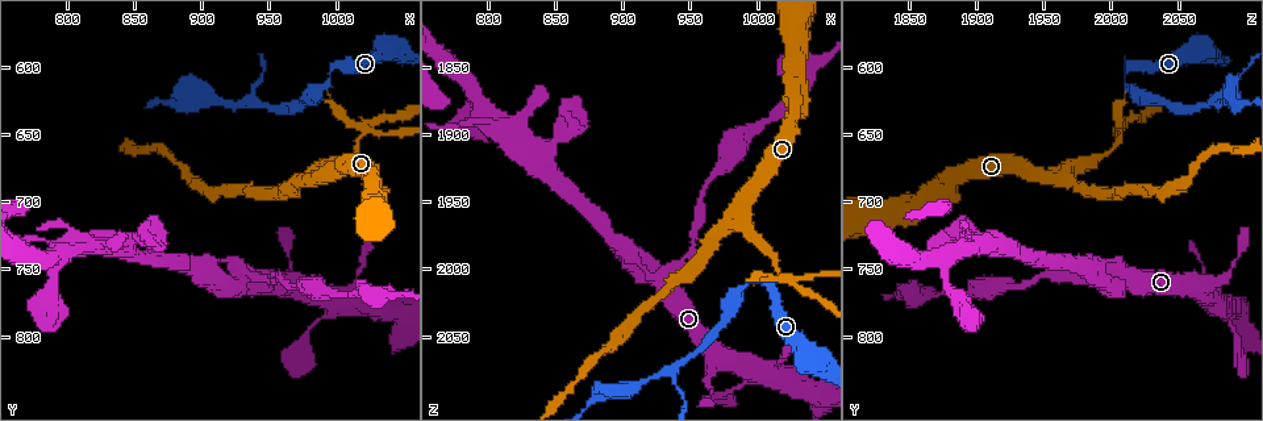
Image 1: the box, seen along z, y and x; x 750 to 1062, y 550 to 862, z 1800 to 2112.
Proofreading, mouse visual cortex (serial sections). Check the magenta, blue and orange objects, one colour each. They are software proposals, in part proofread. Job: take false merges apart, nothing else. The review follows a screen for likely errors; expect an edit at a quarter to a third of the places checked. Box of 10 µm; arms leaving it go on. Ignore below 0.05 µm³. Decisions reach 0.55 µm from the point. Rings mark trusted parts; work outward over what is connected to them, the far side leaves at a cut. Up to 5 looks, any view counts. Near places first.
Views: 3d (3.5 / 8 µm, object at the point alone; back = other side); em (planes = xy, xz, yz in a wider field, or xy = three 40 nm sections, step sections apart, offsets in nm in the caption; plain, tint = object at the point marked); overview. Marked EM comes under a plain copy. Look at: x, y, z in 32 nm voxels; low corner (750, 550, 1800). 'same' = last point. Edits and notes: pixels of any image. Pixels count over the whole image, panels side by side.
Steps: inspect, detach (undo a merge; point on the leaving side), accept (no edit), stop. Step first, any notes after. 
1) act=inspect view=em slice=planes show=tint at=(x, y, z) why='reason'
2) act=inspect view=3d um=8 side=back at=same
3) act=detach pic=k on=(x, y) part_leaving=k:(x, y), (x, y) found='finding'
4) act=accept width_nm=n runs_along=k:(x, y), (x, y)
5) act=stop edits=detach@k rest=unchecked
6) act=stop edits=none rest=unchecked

act=inspect view=3d um=3.5 at=(928, 756, 2010) why='two arms in line, one across'

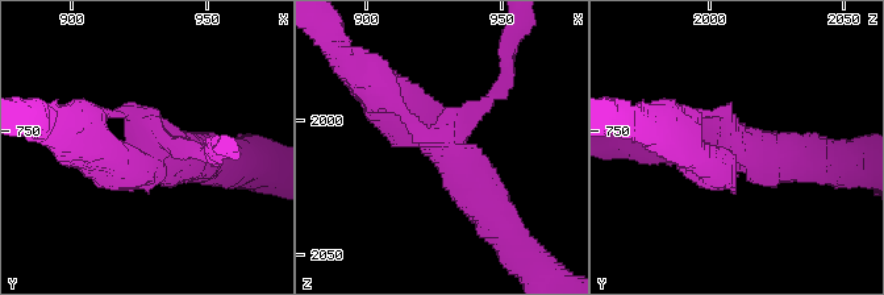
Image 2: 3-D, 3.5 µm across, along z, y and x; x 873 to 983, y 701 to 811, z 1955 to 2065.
act=inspect view=em slice=xy step=1 show=tint at=(929, 757, 2010) why='need the tissue'

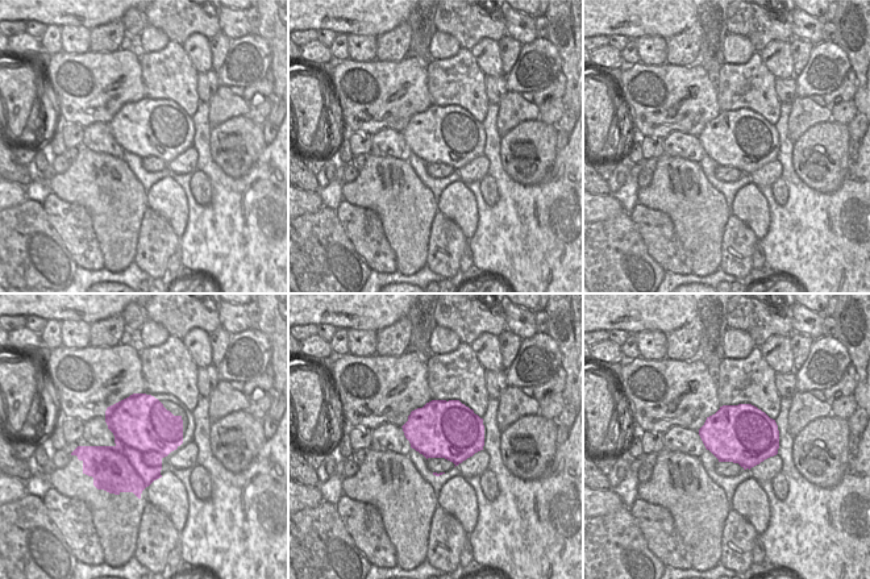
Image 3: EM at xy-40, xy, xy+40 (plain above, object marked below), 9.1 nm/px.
act=detach pic=2 on=(490, 99) part_leaving=2:(457, 132), (505, 84), (509, 34) found='a second cell is stuck on'

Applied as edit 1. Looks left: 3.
act=inspect view=3d um=3.5 at=(984, 680, 1958)

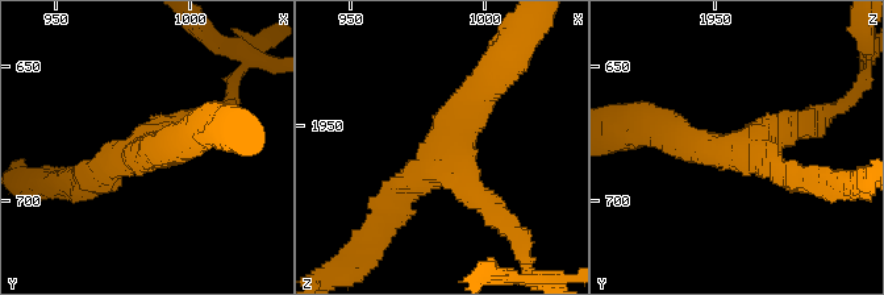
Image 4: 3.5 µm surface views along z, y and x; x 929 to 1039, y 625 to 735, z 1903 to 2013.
act=inspect view=em slice=xy step=5 show=tint at=(985, 681, 1961) arms=3 arm_widths_nm=300,300,450

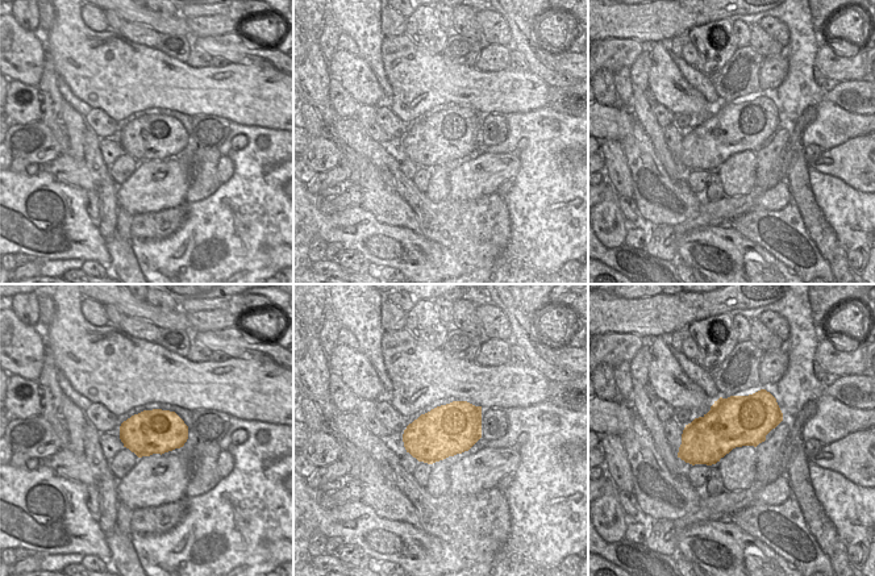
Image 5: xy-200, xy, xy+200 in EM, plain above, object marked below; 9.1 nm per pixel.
act=accept runs_along=4:(488, 83), (447, 150), (383, 211) found='one cell here'

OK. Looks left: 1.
act=stop edits=detach@2 rest=unchecked

